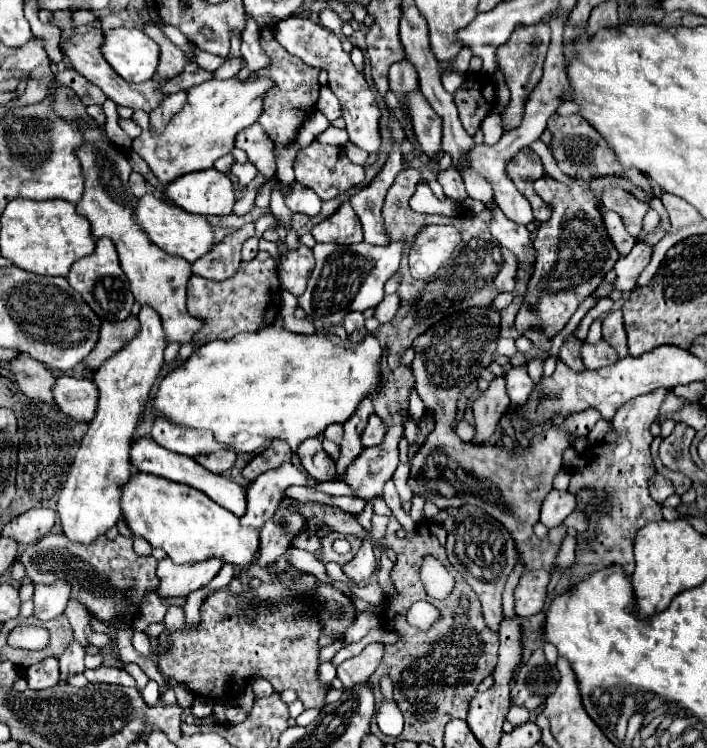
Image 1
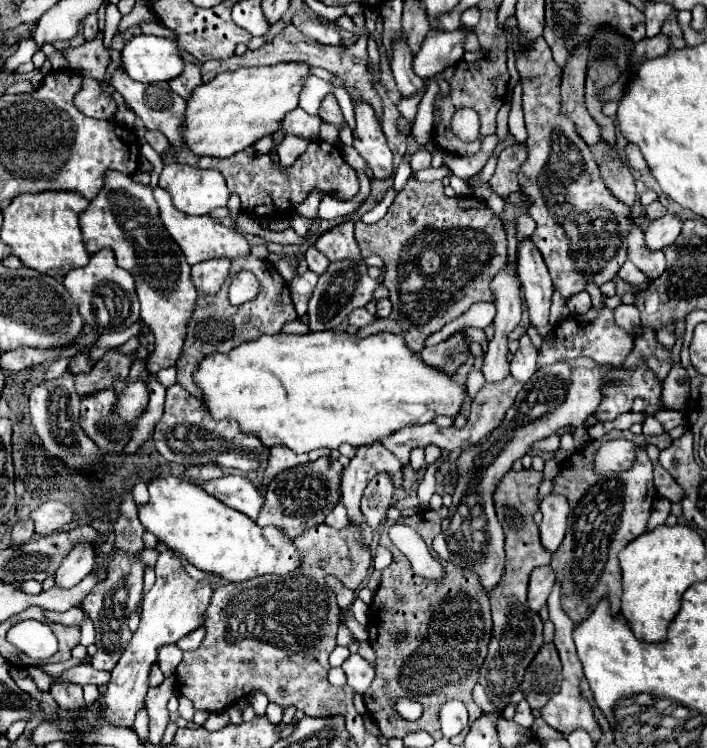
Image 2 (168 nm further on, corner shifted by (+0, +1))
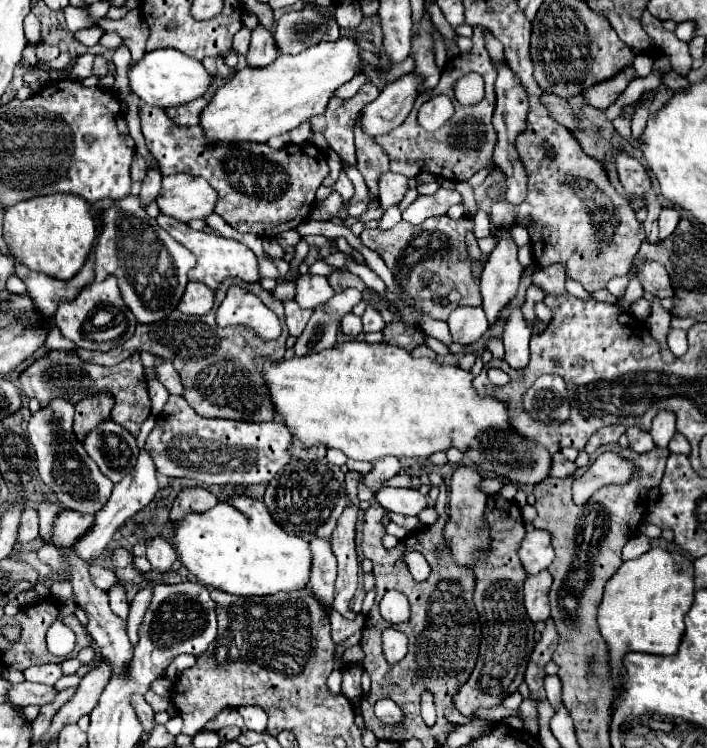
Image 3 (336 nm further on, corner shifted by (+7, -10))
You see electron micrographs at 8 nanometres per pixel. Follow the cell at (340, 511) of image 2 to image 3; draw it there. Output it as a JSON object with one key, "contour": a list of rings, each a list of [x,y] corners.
{"contour":[[[313,539],[311,541],[313,551],[313,567],[311,567],[311,591],[317,595],[317,599],[325,603],[333,603],[333,585],[337,577],[337,559],[331,551],[329,539]]]}

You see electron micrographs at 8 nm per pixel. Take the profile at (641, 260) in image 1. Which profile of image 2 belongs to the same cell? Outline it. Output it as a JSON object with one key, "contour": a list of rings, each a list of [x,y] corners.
{"contour":[[[666,212],[662,218],[654,220],[644,232],[646,244],[652,250],[662,250],[664,246],[672,244],[672,240],[676,240],[680,230],[682,230],[682,218],[674,212]]]}

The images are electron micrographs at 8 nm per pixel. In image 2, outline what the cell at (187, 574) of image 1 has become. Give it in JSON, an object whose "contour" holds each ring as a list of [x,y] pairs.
{"contour":[[[170,550],[160,552],[158,562],[156,562],[156,584],[142,600],[140,626],[134,632],[132,640],[128,642],[118,664],[110,672],[112,678],[100,698],[100,718],[104,722],[108,722],[110,726],[120,726],[120,728],[134,726],[134,718],[136,718],[138,710],[144,708],[144,698],[150,688],[148,674],[150,674],[150,668],[158,660],[158,650],[162,646],[176,644],[186,634],[204,626],[204,614],[210,604],[212,590],[208,590],[208,594],[206,594],[206,590],[202,590],[202,588],[208,588],[208,582],[192,580],[182,570],[180,560]]]}

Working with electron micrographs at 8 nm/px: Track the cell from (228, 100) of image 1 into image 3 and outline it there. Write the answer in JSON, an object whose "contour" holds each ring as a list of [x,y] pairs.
{"contour":[[[341,37],[333,43],[317,43],[299,55],[279,55],[269,67],[245,67],[237,71],[227,83],[217,87],[209,105],[201,111],[199,125],[205,143],[267,143],[267,139],[299,127],[309,117],[325,111],[333,91],[361,71],[359,61],[355,39]]]}

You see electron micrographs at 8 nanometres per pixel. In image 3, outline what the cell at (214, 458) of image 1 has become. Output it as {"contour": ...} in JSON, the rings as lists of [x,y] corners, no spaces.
{"contour":[[[187,487],[187,489],[181,489],[177,493],[175,503],[171,507],[169,519],[177,521],[177,519],[181,519],[187,513],[207,511],[207,509],[211,509],[217,503],[219,503],[217,495],[213,495],[209,489],[203,489],[203,487]]]}

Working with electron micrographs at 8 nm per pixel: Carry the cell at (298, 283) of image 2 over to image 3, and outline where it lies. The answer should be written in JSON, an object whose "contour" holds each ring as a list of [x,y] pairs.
{"contour":[[[287,299],[287,301],[283,301],[283,307],[285,307],[285,317],[287,317],[289,333],[295,335],[295,337],[299,337],[299,335],[303,333],[305,325],[307,325],[309,317],[311,317],[311,311],[301,309],[301,307],[297,305],[295,299]]]}

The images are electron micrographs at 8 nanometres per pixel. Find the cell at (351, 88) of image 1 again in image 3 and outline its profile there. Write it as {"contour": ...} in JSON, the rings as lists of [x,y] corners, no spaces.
{"contour":[[[385,173],[379,179],[379,205],[387,209],[389,205],[395,205],[403,199],[407,193],[407,177],[397,173]]]}

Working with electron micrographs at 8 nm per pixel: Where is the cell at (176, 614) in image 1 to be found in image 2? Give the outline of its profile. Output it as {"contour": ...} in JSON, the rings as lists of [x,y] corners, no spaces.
{"contour":[[[172,644],[170,648],[162,648],[160,650],[158,666],[164,672],[164,676],[172,676],[176,672],[176,666],[180,664],[180,660],[182,660],[182,650]]]}

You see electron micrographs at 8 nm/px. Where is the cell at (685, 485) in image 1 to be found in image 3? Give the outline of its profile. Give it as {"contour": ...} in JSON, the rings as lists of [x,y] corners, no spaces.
{"contour":[[[605,451],[587,467],[581,477],[573,481],[573,501],[583,505],[601,487],[625,485],[633,479],[635,471],[637,467],[631,459],[625,459],[613,451]]]}

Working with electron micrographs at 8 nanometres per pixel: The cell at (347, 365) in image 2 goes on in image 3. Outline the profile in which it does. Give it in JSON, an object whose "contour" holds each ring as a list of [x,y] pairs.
{"contour":[[[345,341],[321,353],[303,357],[295,355],[279,361],[257,357],[255,367],[269,387],[269,399],[275,413],[285,427],[289,427],[289,433],[301,439],[305,449],[325,445],[327,449],[339,449],[357,461],[375,463],[387,455],[425,457],[437,451],[447,451],[453,445],[463,451],[471,463],[481,467],[481,471],[507,477],[511,483],[539,483],[549,473],[551,455],[545,449],[515,437],[509,431],[505,405],[491,397],[479,397],[471,385],[471,373],[461,367],[439,365],[427,357],[415,359],[405,349],[391,343],[369,345],[363,341]]]}

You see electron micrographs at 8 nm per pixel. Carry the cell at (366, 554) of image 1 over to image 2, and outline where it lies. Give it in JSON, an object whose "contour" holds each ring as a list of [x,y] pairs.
{"contour":[[[382,472],[368,482],[362,496],[362,512],[370,528],[376,530],[386,520],[386,510],[390,506],[392,494],[394,494],[394,486],[388,472]]]}

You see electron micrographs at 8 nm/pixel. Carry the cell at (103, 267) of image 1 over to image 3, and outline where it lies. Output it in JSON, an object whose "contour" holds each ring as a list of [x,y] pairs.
{"contour":[[[107,275],[105,281],[101,283],[93,281],[91,285],[81,289],[73,301],[59,303],[55,311],[55,325],[61,329],[63,337],[75,343],[75,347],[109,351],[117,345],[123,345],[133,335],[137,321],[135,315],[125,305],[125,301],[121,299],[117,279],[113,275]]]}

